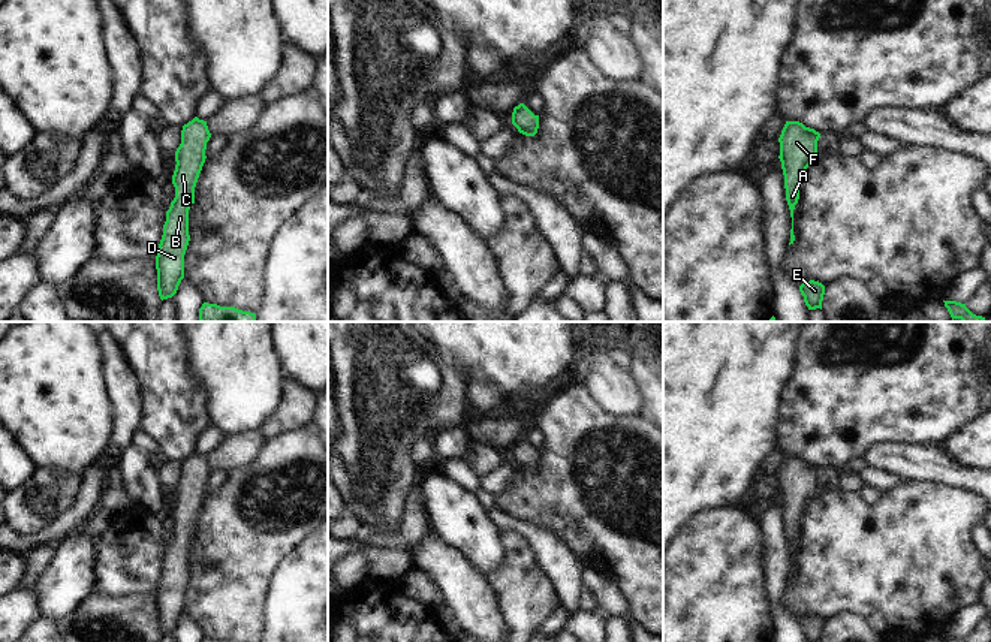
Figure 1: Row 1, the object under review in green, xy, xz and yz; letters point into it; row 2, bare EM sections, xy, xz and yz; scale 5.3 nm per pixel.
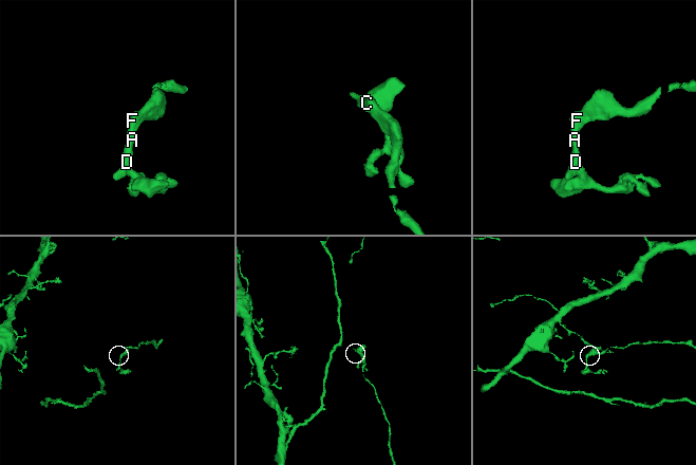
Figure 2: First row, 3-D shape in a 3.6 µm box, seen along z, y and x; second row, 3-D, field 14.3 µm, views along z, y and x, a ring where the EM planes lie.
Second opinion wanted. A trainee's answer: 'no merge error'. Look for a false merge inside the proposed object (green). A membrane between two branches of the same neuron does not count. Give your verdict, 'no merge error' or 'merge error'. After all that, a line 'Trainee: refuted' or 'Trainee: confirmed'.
no merge error
Trainee: confirmed

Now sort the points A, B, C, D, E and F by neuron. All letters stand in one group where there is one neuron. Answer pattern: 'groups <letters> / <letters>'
groups A B C D E F

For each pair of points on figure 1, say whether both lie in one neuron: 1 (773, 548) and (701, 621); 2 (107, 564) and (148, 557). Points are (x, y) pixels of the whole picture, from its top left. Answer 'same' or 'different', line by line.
1: different
2: same

